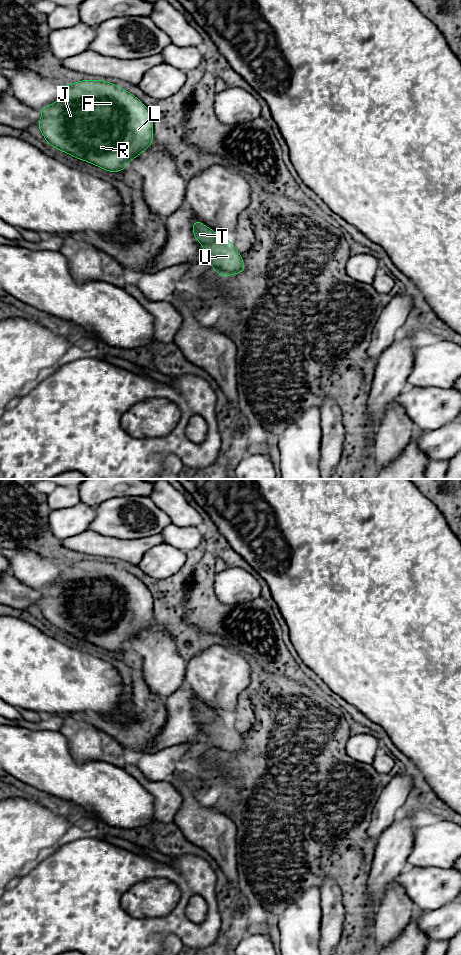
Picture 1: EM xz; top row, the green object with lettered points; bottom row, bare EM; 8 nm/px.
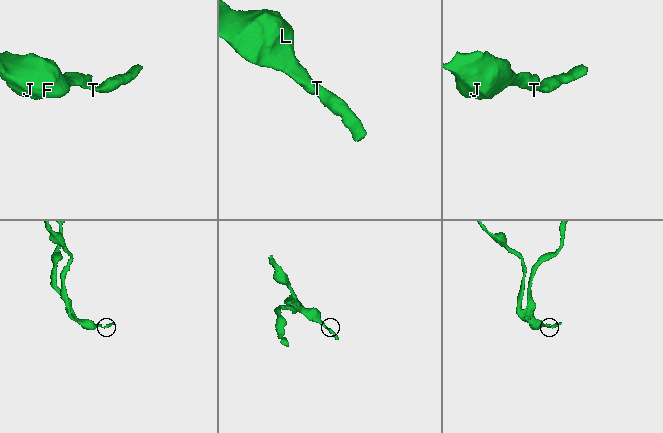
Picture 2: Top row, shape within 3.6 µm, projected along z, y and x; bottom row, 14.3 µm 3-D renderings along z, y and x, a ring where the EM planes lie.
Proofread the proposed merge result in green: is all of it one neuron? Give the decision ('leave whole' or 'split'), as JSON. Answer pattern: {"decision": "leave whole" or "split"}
{"decision": "leave whole"}

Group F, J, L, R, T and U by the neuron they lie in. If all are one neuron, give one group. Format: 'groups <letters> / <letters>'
groups F J L R T U

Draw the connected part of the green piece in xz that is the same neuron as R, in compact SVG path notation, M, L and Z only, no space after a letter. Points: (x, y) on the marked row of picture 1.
M83 80L63 86L60 99L39 111L42 118L38 127L48 144L111 173L123 171L129 161L147 149L153 140L153 118L149 109L131 93L103 80Z

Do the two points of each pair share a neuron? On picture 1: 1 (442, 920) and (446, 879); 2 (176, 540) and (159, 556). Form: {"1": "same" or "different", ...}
{"1": "different", "2": "different"}

